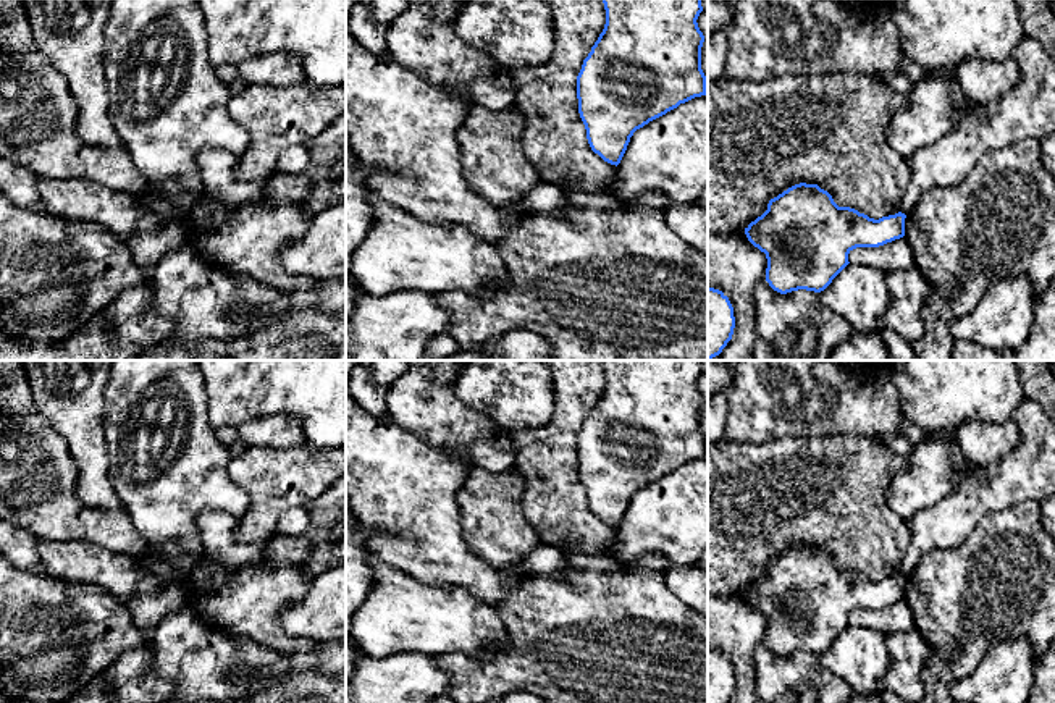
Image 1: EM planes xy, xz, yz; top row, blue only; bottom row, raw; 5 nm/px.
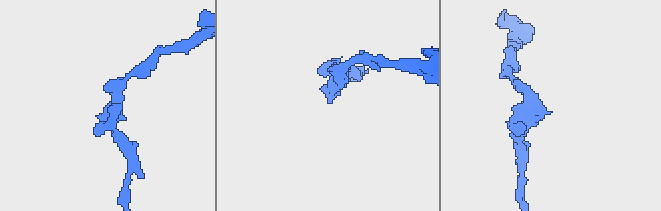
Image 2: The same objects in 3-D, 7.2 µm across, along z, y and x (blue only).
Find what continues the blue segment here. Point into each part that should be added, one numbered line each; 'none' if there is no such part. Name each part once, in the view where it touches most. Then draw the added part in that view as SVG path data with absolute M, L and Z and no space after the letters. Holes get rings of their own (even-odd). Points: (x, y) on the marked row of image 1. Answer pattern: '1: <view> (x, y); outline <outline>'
none

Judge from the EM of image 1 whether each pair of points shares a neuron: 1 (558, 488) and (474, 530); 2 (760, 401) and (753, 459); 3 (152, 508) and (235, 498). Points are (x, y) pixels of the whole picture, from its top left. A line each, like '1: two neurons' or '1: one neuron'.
1: two neurons
2: two neurons
3: one neuron

